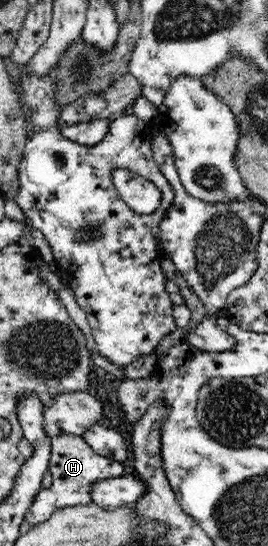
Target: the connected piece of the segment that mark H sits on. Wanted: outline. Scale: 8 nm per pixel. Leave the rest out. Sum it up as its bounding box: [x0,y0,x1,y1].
[24,434,125,526]

